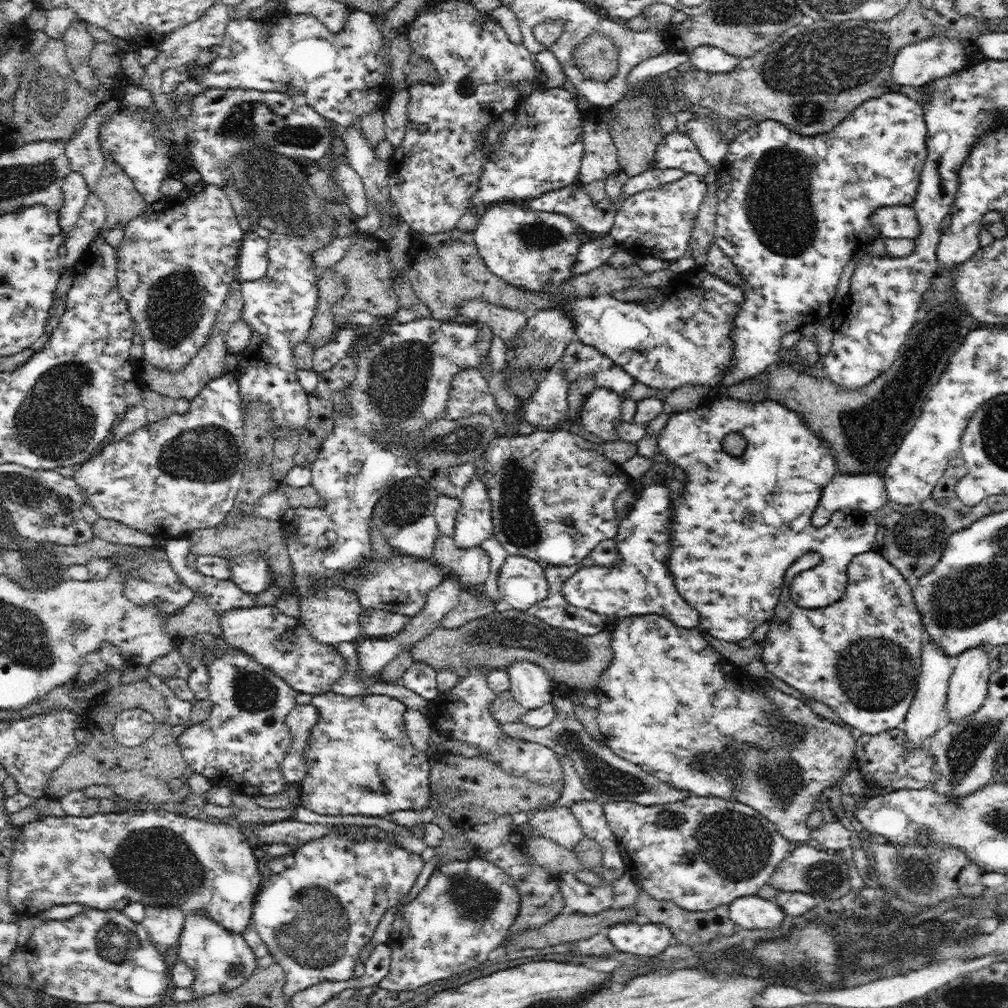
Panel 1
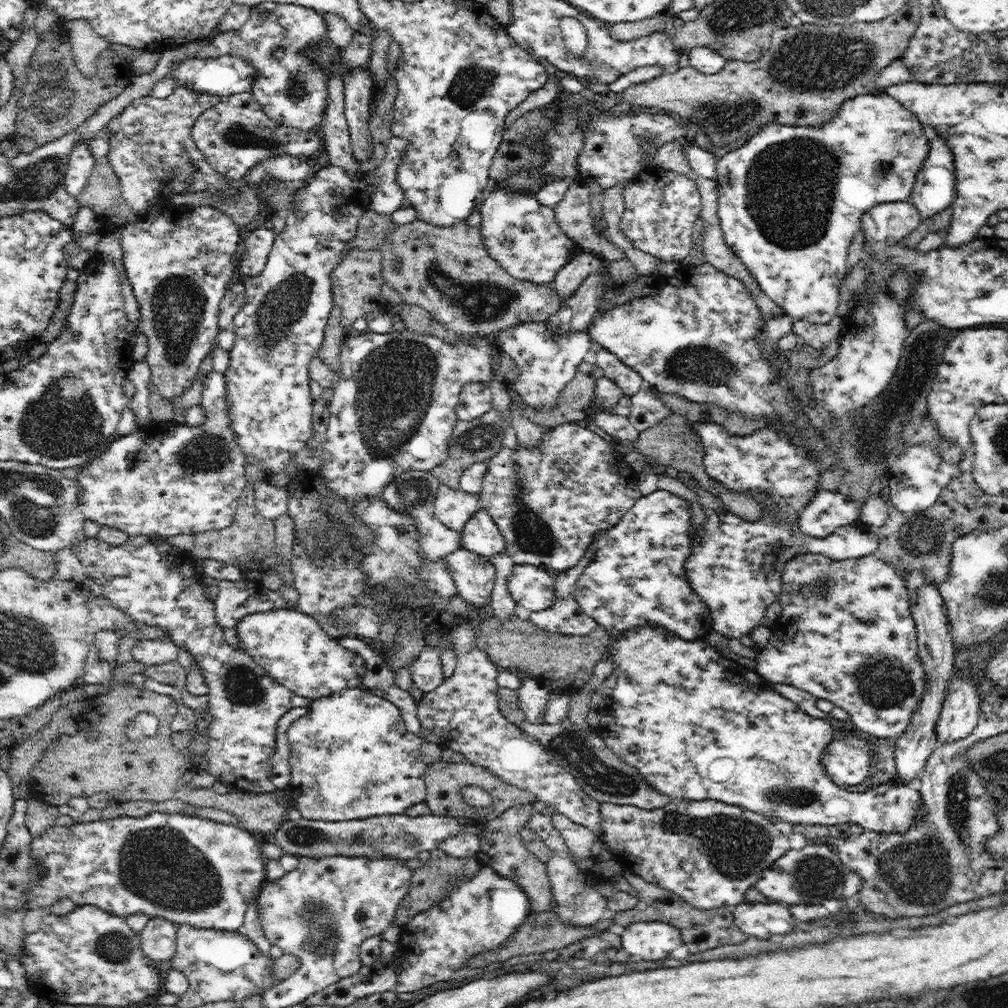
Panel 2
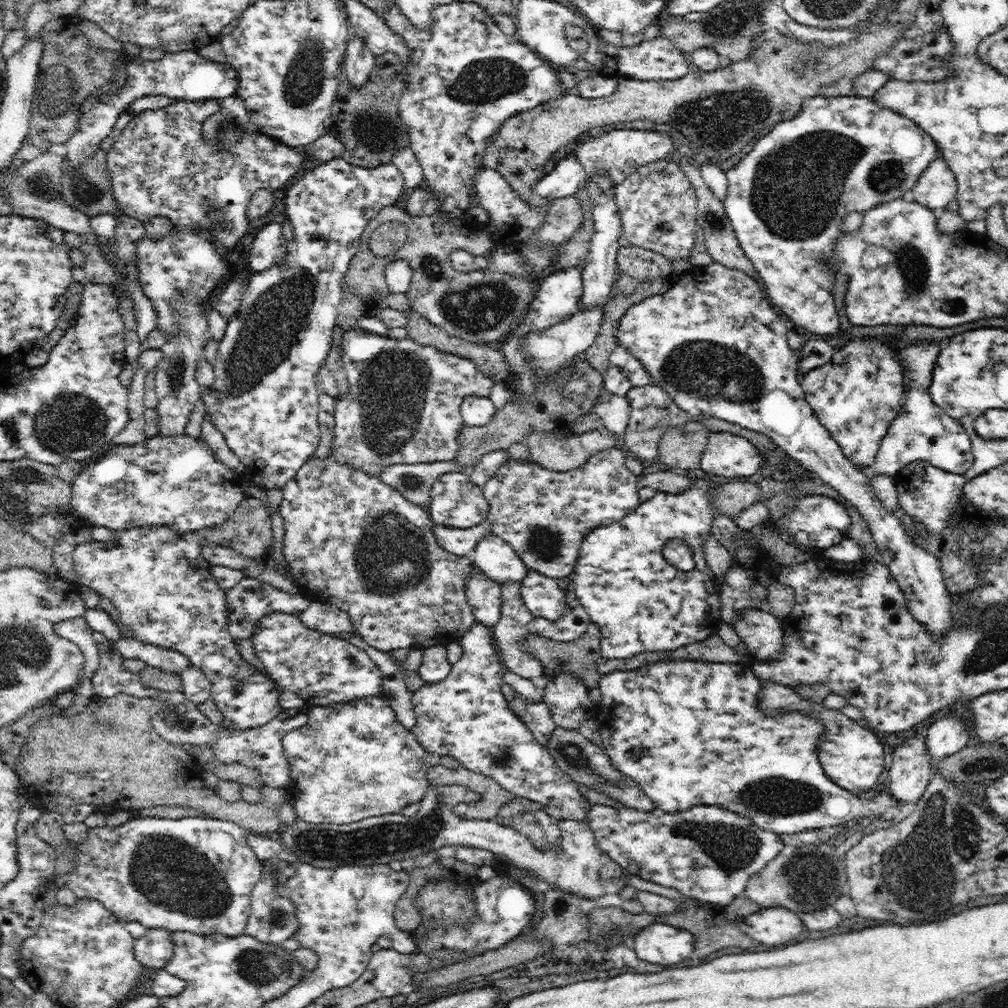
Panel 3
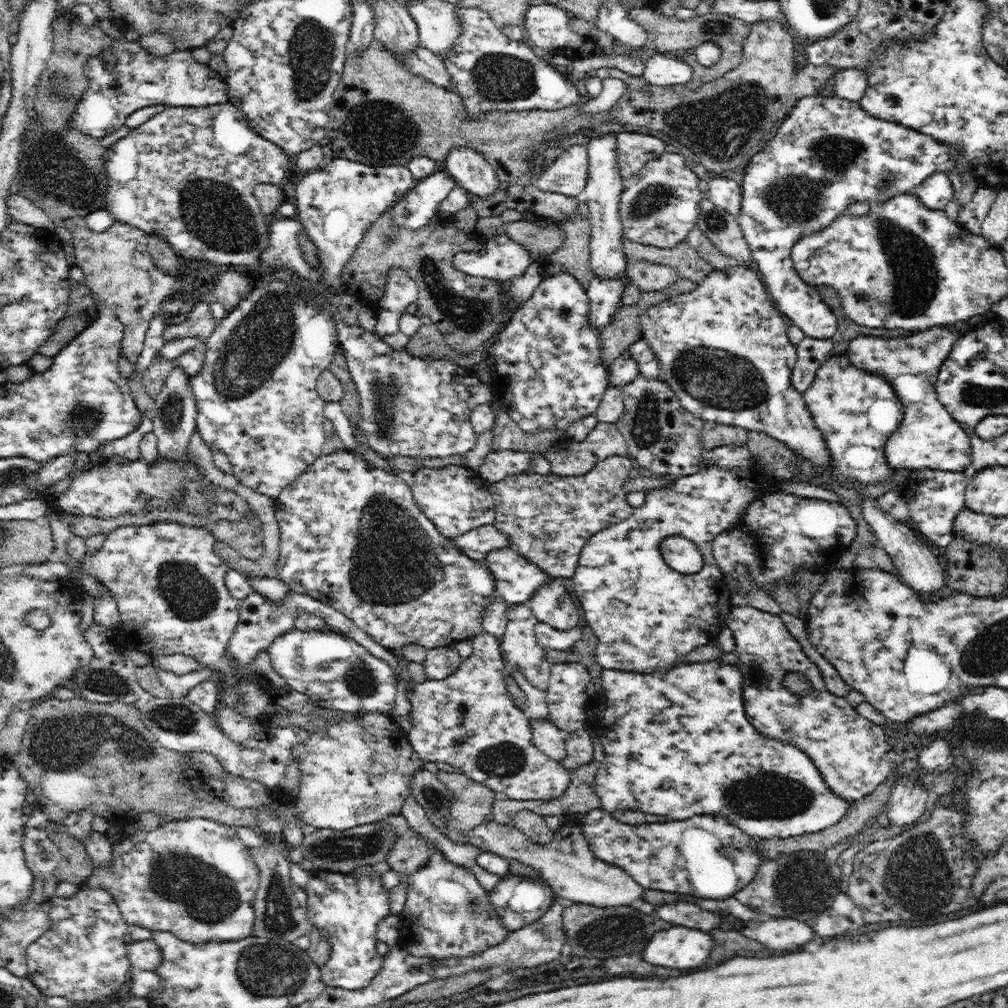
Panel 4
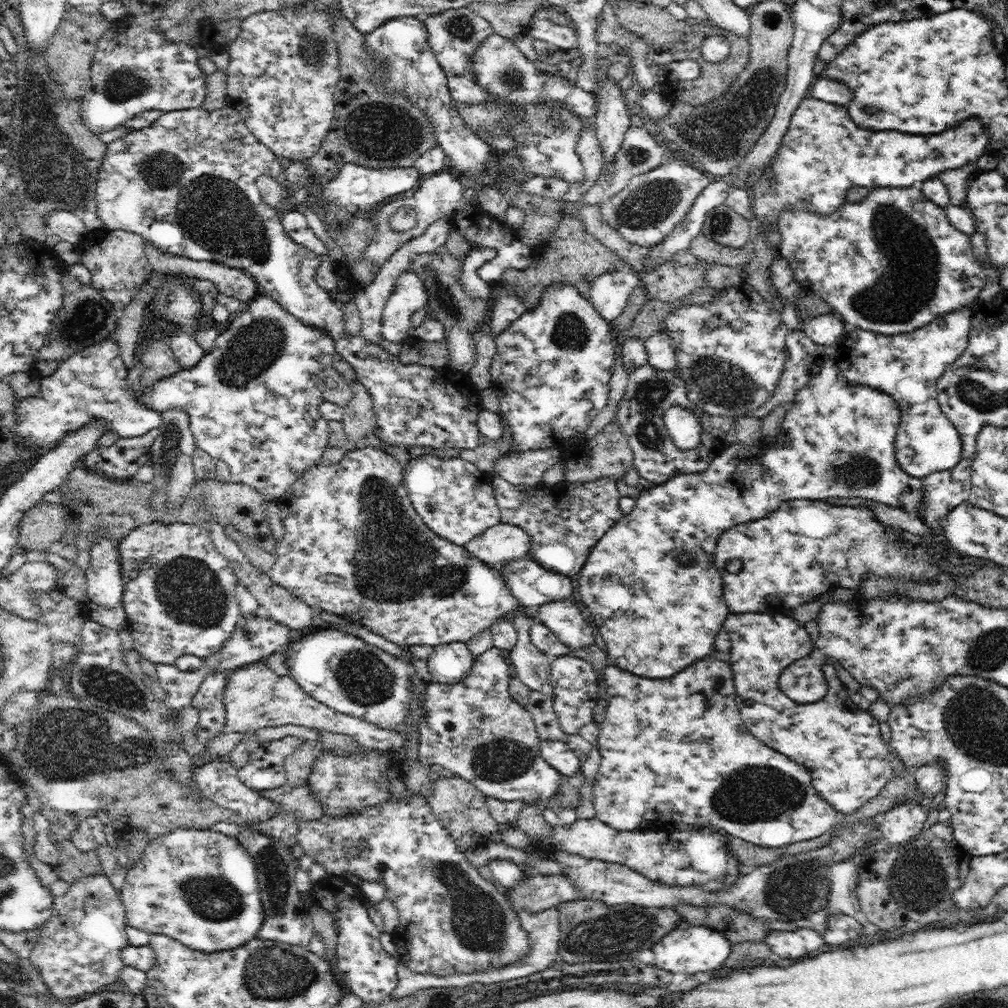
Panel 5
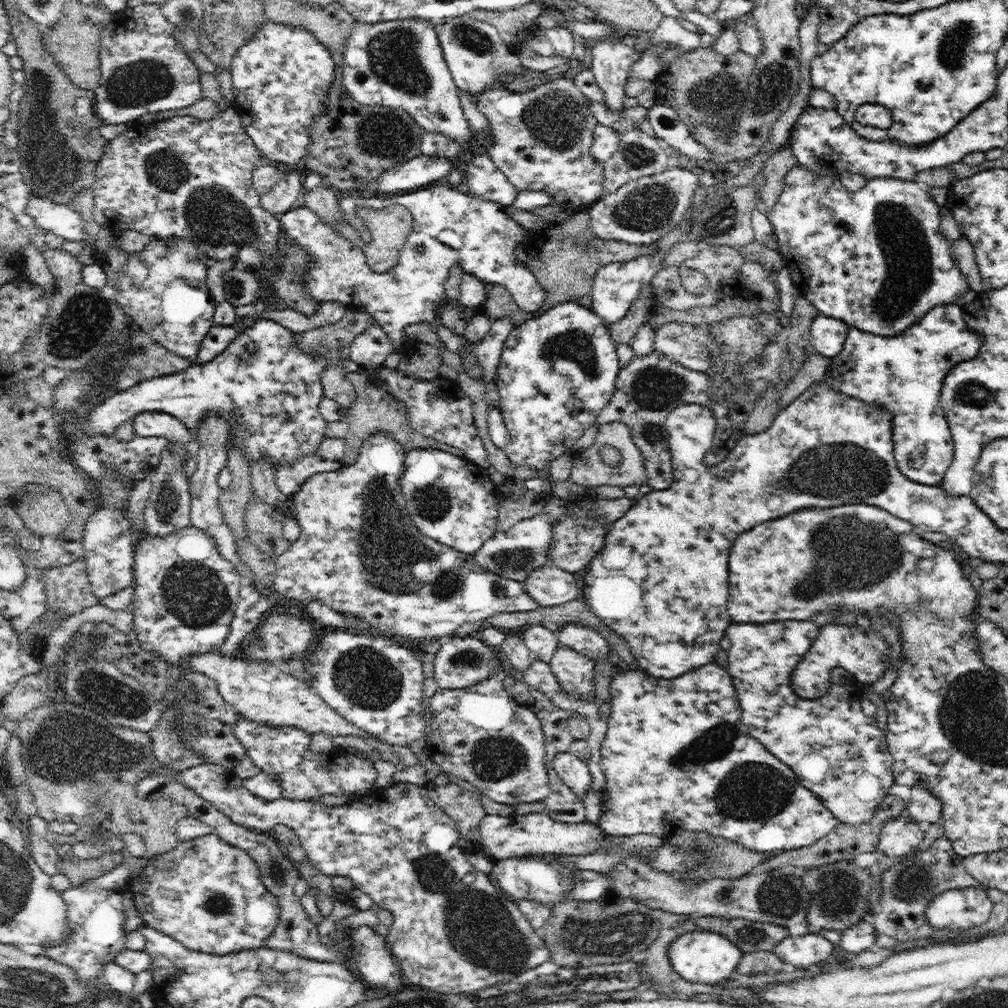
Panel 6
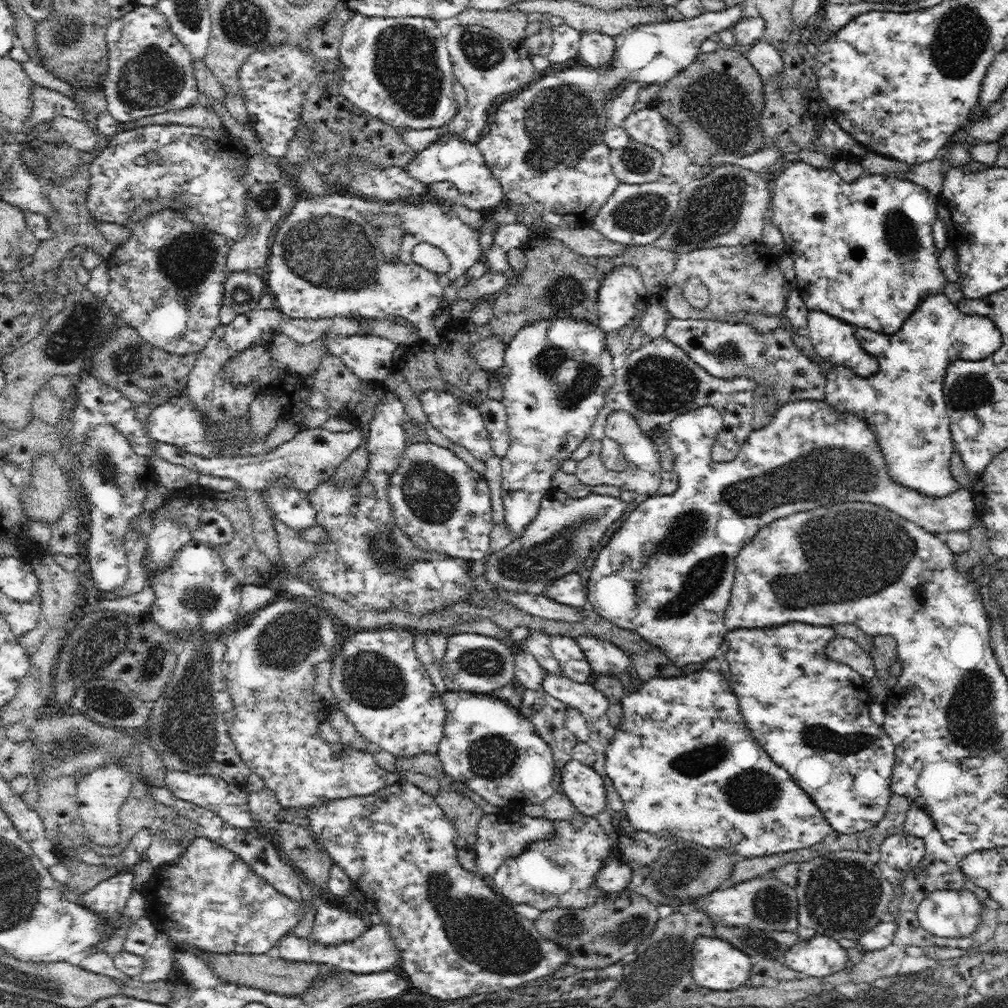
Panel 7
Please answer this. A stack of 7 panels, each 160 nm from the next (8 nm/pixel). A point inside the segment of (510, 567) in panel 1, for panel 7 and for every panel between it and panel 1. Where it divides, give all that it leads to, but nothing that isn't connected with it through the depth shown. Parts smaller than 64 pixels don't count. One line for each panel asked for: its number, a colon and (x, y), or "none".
2: (530, 586)
3: (542, 596)
4: (551, 604)
5: (563, 617)
6: (585, 640)
7: (604, 657)

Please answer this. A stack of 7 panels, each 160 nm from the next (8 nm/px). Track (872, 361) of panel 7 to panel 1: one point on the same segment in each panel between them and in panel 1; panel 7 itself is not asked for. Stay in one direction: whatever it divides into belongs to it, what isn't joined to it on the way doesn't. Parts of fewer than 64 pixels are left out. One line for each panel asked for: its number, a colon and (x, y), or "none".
1: (792, 210)
2: (790, 200)
3: (787, 200)
4: (827, 153)
5: (826, 328)
6: (828, 334)

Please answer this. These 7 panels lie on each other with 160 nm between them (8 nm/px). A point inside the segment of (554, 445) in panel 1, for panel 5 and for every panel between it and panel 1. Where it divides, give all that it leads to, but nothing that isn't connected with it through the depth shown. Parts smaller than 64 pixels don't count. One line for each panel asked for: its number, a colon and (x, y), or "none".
2: (549, 503)
3: (544, 515)
4: (548, 519)
5: (565, 522)

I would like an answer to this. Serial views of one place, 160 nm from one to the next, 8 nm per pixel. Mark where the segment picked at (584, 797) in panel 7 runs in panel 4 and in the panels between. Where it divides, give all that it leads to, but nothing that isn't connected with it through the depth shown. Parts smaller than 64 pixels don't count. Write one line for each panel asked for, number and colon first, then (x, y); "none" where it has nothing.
4: (548, 738)
5: (556, 753)
6: (575, 773)

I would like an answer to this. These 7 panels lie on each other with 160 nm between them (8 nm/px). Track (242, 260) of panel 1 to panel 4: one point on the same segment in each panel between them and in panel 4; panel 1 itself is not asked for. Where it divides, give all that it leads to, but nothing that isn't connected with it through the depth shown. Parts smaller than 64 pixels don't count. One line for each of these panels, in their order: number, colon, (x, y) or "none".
2: (258, 243)
3: (268, 247)
4: (283, 250)

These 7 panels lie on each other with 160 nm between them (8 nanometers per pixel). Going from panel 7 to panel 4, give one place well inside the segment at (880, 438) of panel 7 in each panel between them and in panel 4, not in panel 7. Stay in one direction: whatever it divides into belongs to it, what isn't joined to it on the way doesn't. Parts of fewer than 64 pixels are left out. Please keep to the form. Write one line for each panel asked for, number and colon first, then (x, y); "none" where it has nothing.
4: (928, 437)
5: (906, 366)
6: (904, 375)

